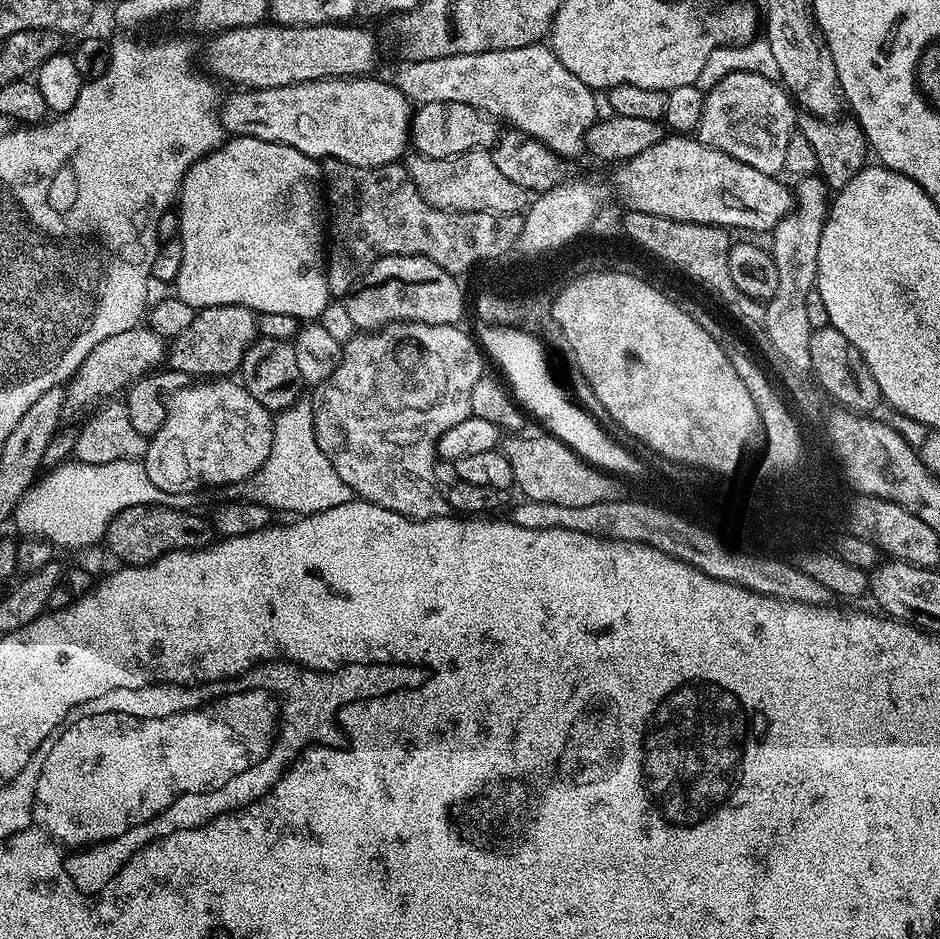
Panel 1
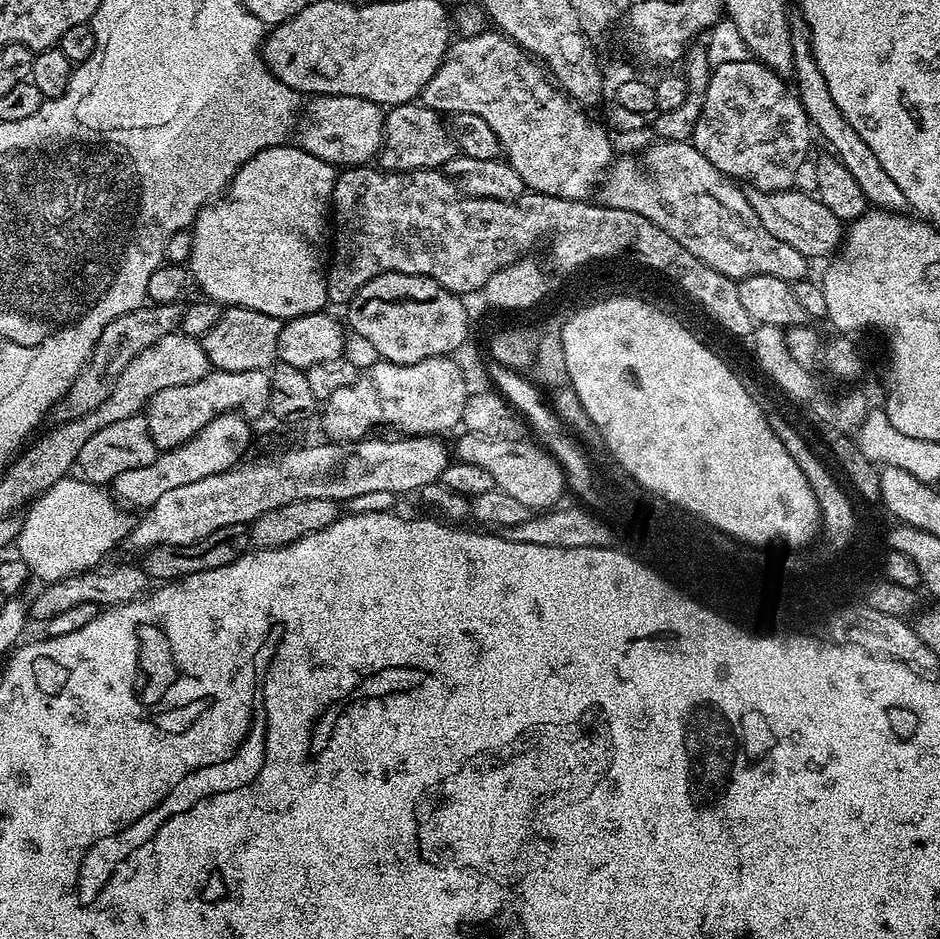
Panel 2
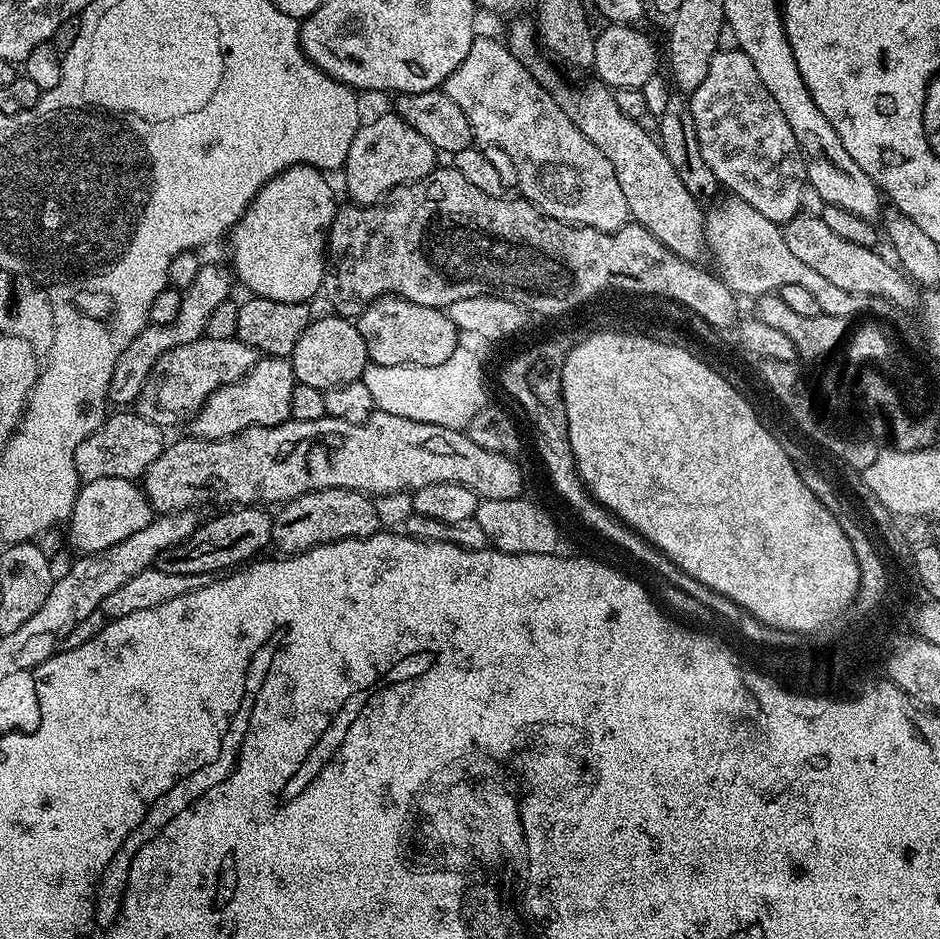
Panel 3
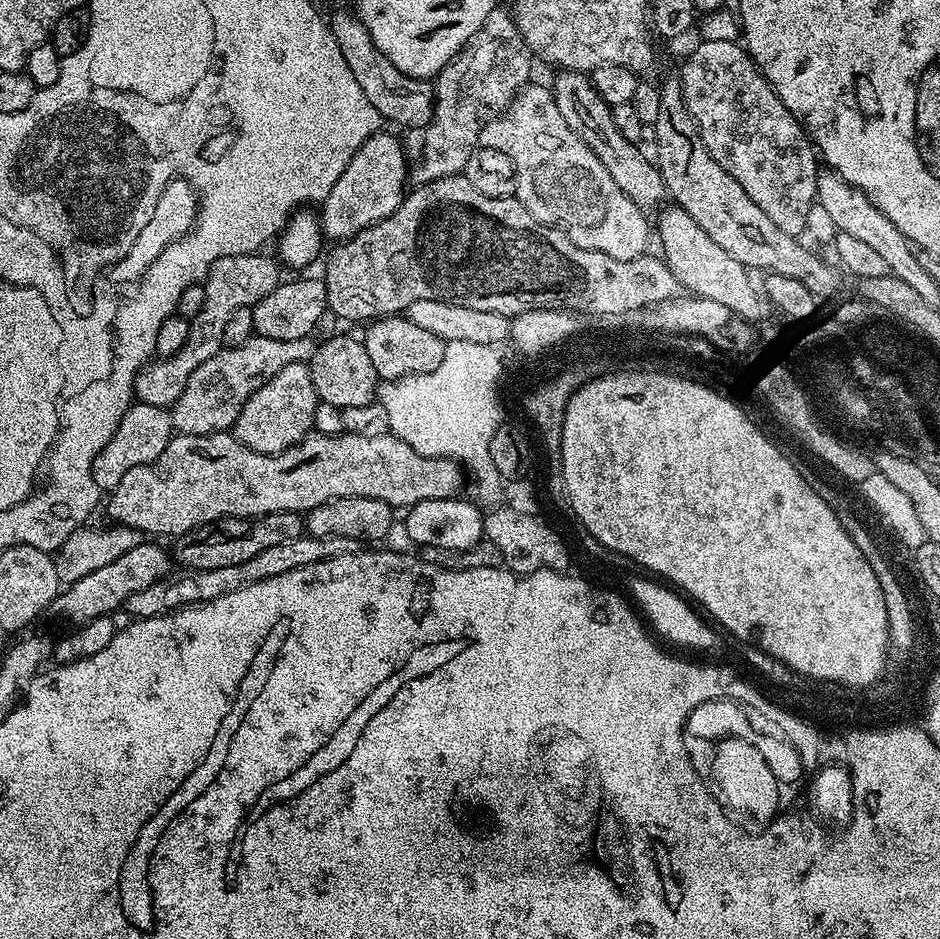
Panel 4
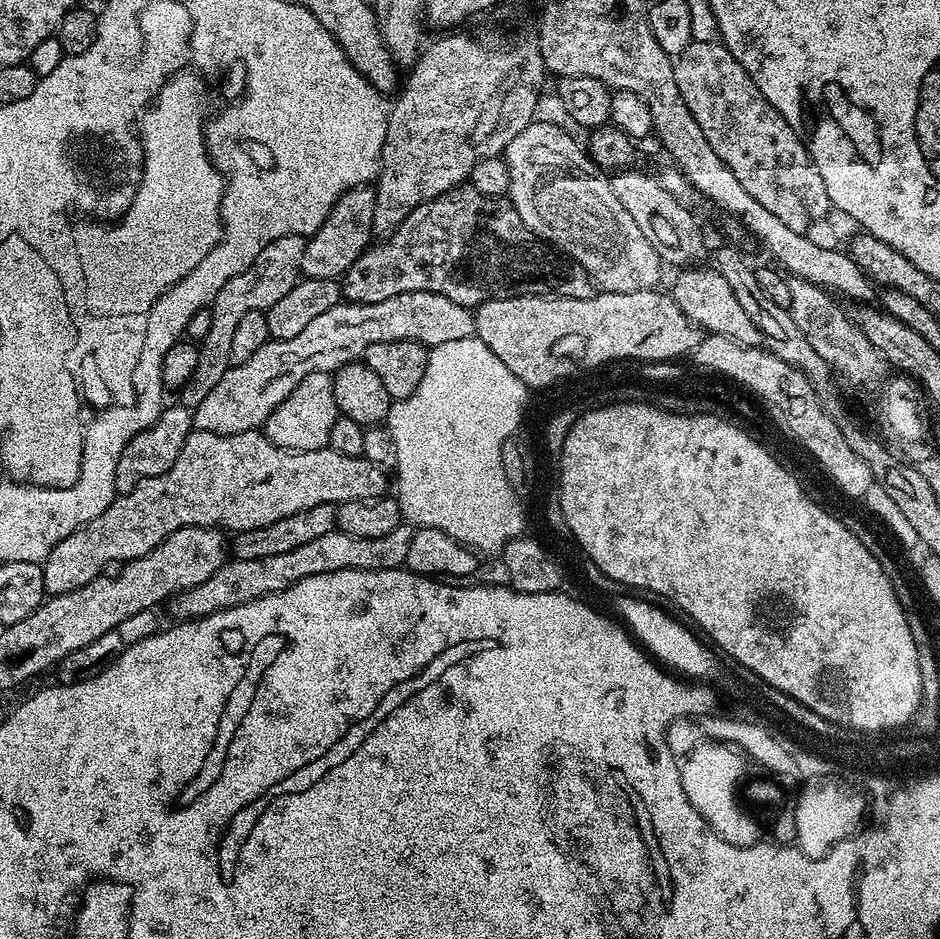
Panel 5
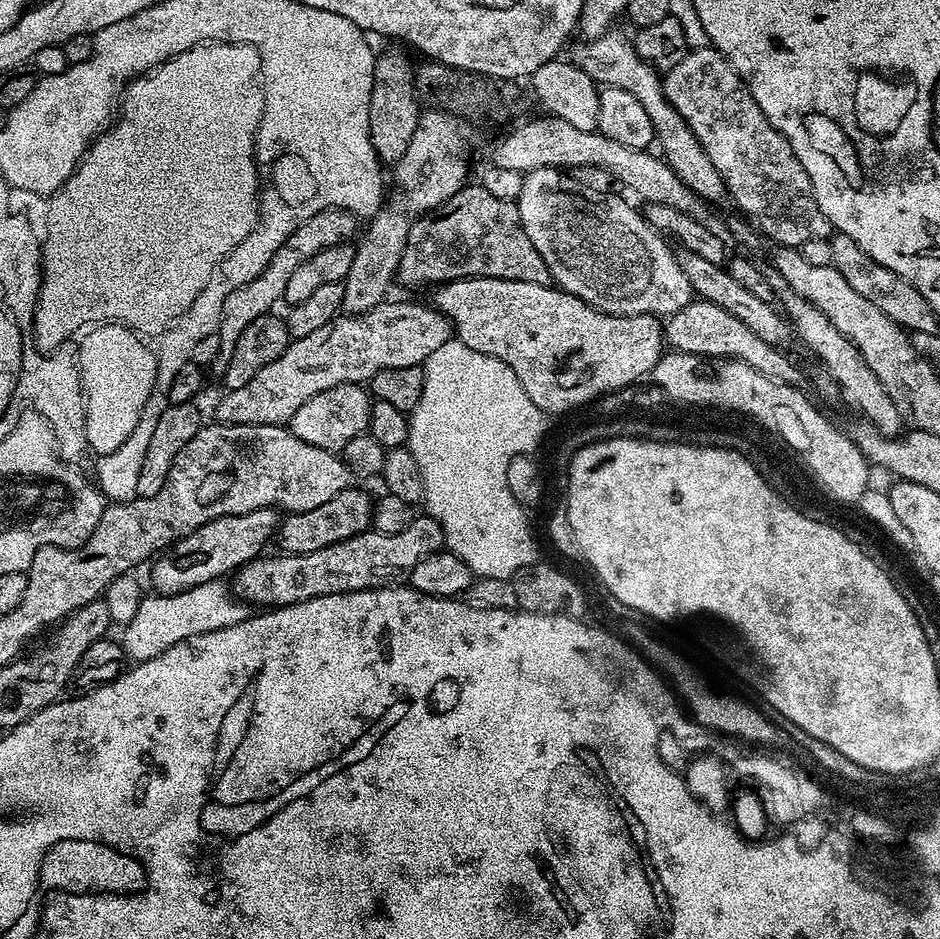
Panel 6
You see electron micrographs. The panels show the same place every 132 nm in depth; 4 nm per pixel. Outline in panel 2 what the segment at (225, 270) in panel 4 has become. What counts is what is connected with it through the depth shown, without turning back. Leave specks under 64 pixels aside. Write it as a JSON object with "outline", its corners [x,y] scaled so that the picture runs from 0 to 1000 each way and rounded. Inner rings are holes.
{"outline":[[[190,323],[162,324],[138,330],[138,334],[130,334],[130,339],[121,339],[121,343],[117,343],[117,347],[109,351],[109,360],[104,360],[96,381],[79,403],[71,423],[57,431],[57,443],[61,443],[59,446],[64,449],[82,447],[90,439],[106,432],[119,419],[123,404],[130,398],[132,391],[147,377],[151,377],[155,368],[162,368],[164,364],[168,364],[168,360],[177,360],[188,353],[193,335],[194,328]]]}

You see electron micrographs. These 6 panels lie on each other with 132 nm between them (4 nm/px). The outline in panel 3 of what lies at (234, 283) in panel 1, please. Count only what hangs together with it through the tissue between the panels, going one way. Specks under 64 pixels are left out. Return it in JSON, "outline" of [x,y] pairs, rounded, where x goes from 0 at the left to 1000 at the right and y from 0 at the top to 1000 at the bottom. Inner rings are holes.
{"outline":[[[314,175],[312,179],[305,179],[304,182],[287,190],[287,194],[279,198],[279,202],[274,202],[257,232],[247,242],[245,285],[250,297],[254,301],[256,298],[265,307],[268,315],[287,317],[291,322],[328,324],[331,315],[335,311],[337,314],[344,308],[349,245],[353,242],[360,220],[357,209],[353,206],[353,196],[345,187],[348,186],[341,180],[331,179],[328,175]]]}

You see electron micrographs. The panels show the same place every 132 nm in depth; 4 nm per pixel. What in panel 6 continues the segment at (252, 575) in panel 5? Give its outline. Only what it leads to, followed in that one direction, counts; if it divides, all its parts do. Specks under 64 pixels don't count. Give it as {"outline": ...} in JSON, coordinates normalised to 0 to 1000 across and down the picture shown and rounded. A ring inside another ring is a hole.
{"outline":[[[448,547],[448,550],[444,548],[439,552],[436,560],[432,560],[432,564],[428,564],[423,569],[406,569],[399,564],[393,564],[377,573],[368,573],[368,577],[355,577],[355,581],[343,581],[343,586],[334,586],[334,590],[317,590],[316,592],[278,590],[271,596],[266,596],[251,606],[246,614],[248,618],[247,622],[245,621],[245,626],[252,639],[256,641],[269,639],[270,642],[277,643],[272,645],[282,645],[287,650],[326,641],[330,637],[338,637],[347,633],[364,633],[365,630],[380,630],[395,626],[419,626],[429,623],[435,617],[440,603],[445,603],[445,599],[449,599],[449,594],[469,587],[472,583],[470,560],[461,550]]]}

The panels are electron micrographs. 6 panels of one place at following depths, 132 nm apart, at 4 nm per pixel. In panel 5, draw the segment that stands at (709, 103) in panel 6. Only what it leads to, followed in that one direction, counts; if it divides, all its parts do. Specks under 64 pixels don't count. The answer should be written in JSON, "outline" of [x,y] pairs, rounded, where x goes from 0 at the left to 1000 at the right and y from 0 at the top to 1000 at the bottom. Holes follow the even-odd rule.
{"outline":[[[737,43],[724,60],[718,61],[717,67],[717,83],[721,87],[726,109],[730,109],[734,121],[738,121],[738,130],[743,130],[747,143],[751,143],[751,151],[760,155],[760,164],[764,164],[764,168],[777,177],[781,190],[794,198],[794,207],[798,207],[802,215],[811,215],[823,232],[836,236],[836,241],[846,247],[859,248],[866,235],[878,233],[883,226],[879,198],[874,195],[874,185],[870,185],[864,167],[860,165],[859,152],[850,140],[843,136],[840,130],[823,117],[823,113],[819,113],[806,92],[802,92],[798,79],[789,75],[785,62],[781,62],[769,46]]]}

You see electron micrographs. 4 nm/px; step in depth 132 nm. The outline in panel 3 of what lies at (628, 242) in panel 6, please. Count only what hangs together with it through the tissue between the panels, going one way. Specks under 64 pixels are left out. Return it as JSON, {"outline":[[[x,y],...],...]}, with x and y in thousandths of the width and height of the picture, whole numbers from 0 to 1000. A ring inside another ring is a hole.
{"outline":[[[515,36],[507,37],[500,49],[500,58],[496,58],[496,62],[491,62],[491,70],[487,70],[487,75],[483,75],[483,79],[479,79],[479,83],[474,83],[470,91],[470,97],[491,116],[491,121],[496,121],[496,126],[502,135],[502,144],[505,152],[511,155],[518,155],[520,159],[529,158],[530,161],[536,162],[538,169],[545,174],[545,179],[549,182],[549,192],[553,195],[552,208],[559,213],[563,213],[568,220],[573,222],[585,232],[596,234],[600,239],[611,239],[622,243],[631,243],[637,247],[655,247],[669,237],[670,231],[668,220],[666,219],[666,211],[662,208],[662,198],[657,198],[657,185],[653,185],[653,177],[649,177],[649,173],[645,168],[645,164],[640,164],[640,160],[636,160],[636,155],[632,155],[632,151],[628,151],[628,147],[623,147],[619,143],[619,138],[615,138],[615,134],[611,134],[611,130],[606,130],[606,126],[601,119],[591,112],[587,104],[586,98],[582,98],[580,94],[566,82],[562,76],[562,69],[554,66],[544,53],[540,52],[539,46],[522,43]]]}

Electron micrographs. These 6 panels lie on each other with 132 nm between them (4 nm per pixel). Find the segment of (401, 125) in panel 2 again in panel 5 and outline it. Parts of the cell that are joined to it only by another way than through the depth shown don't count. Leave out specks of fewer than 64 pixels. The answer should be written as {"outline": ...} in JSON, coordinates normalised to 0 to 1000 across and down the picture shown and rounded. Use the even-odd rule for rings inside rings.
{"outline":[[[395,199],[374,200],[351,224],[347,236],[338,241],[333,251],[327,252],[321,271],[320,291],[327,297],[361,299],[377,283],[377,279],[385,269],[390,268],[398,256],[396,233],[398,232],[399,203]]]}

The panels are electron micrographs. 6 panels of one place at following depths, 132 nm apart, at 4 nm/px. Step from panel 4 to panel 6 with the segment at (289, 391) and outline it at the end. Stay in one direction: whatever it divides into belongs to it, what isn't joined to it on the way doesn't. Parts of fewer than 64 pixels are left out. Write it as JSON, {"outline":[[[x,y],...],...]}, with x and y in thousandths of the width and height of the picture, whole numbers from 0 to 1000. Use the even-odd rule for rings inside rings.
{"outline":[[[365,409],[343,415],[334,420],[330,428],[321,428],[321,432],[317,432],[309,448],[311,461],[321,466],[321,471],[330,471],[330,475],[338,475],[348,481],[365,482],[372,466],[390,461],[396,428],[397,423],[387,409]]]}

